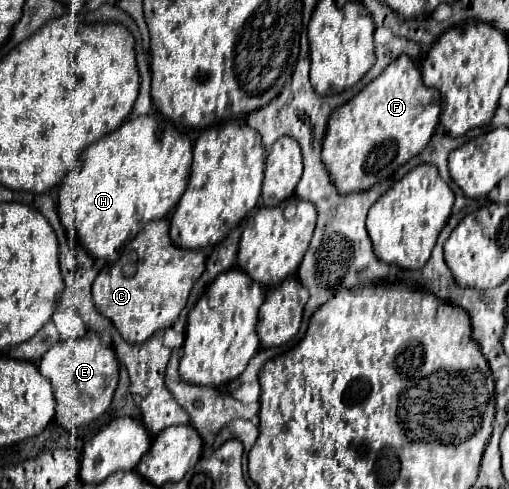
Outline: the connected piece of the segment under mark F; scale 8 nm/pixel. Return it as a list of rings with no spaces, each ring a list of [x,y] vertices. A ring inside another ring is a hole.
[[[405,54],[393,60],[381,76],[369,82],[347,104],[339,106],[327,122],[321,160],[337,190],[341,194],[363,192],[389,178],[401,164],[427,146],[439,122],[439,112],[441,96],[435,88],[423,84],[415,62]]]

